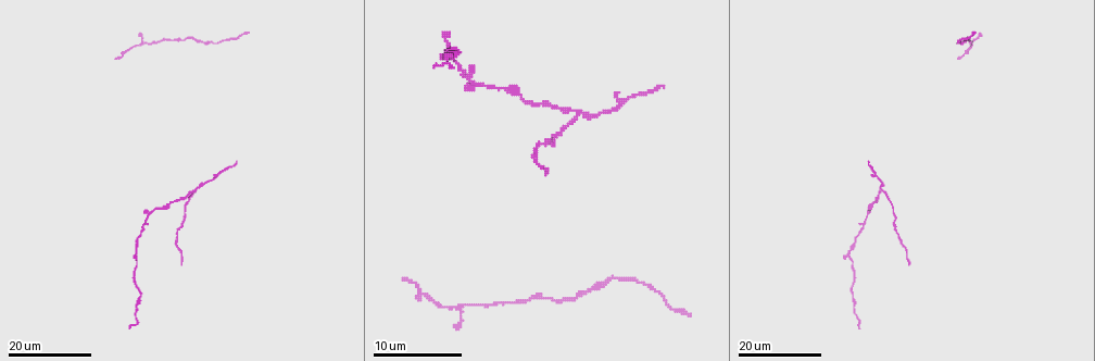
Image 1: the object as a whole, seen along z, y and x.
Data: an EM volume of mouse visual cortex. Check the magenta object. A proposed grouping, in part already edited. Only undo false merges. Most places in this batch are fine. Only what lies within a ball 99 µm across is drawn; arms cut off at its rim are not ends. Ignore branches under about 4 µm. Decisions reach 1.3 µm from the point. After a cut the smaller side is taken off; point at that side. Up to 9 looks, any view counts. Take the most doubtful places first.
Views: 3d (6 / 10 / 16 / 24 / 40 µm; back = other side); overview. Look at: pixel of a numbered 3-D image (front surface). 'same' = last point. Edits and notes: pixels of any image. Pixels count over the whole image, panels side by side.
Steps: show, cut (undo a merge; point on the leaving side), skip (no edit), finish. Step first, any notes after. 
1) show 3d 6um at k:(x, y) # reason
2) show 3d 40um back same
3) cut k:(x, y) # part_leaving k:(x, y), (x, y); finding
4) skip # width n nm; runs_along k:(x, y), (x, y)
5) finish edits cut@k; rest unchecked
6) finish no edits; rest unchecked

show 3d 16um at 1:(579, 112) # side arm on a straight run

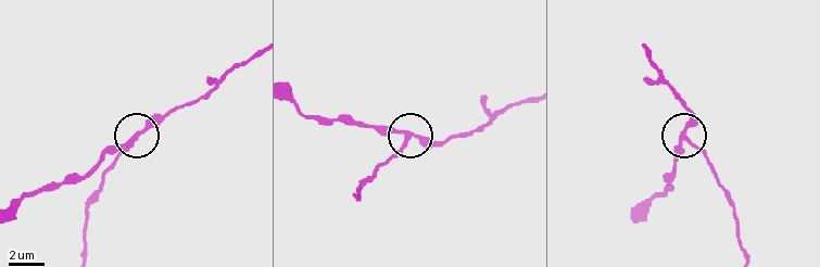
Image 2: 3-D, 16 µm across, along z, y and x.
show 3d 10um at 2:(405, 135)

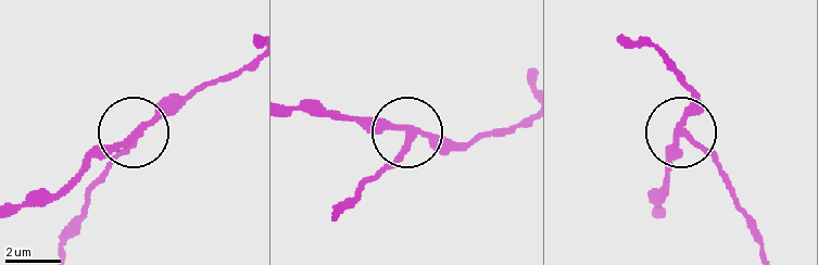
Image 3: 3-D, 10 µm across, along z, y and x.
show 3d 6um at 3:(682, 135) # zoom in

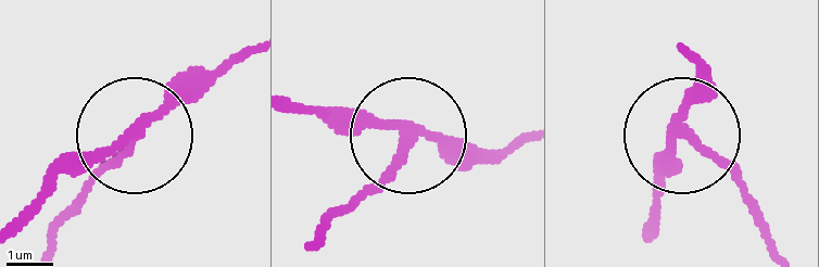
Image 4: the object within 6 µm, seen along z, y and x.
cut 4:(376, 186) # width 210 nm; part_leaving 4:(414, 140), (324, 226); a second neuron is stuck on

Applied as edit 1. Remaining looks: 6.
show overview

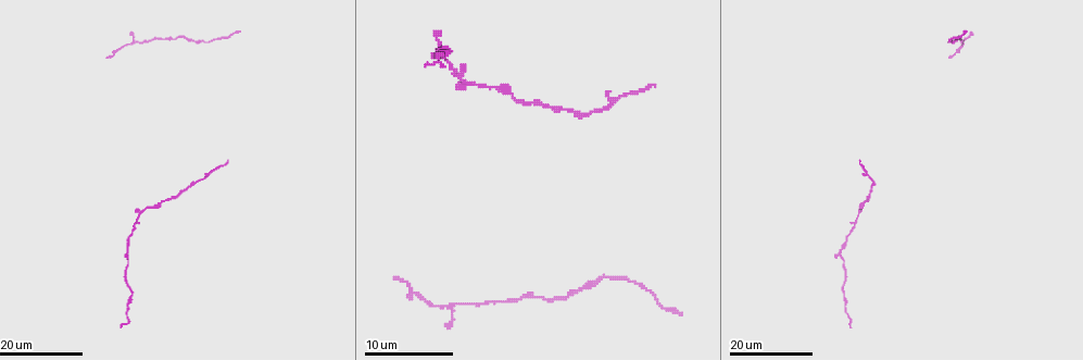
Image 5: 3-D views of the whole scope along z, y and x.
show 3d 16um at 5:(439, 46) # side arm on a straight run

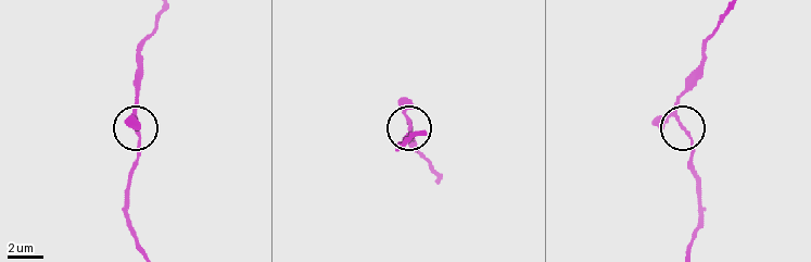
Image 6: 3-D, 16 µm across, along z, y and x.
show 3d 10um at 6:(410, 125) # closer look

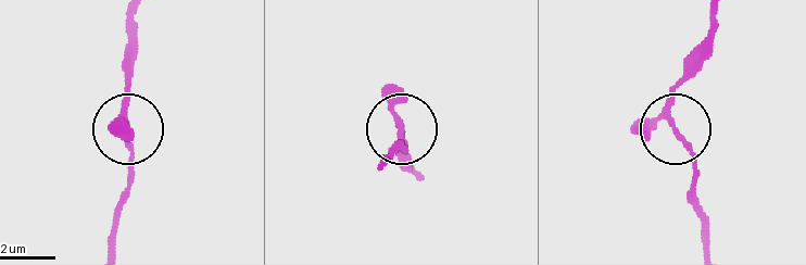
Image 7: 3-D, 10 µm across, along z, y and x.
skip # arms 3; runs_along 7:(138, 15), (124, 99), (130, 188); all the same neuron

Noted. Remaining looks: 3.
show 3d 16um at 5:(126, 306) # calibre changes

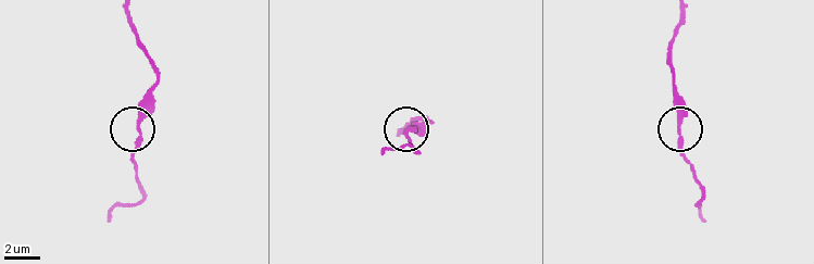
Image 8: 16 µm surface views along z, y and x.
show 3d 6um at 8:(681, 126)

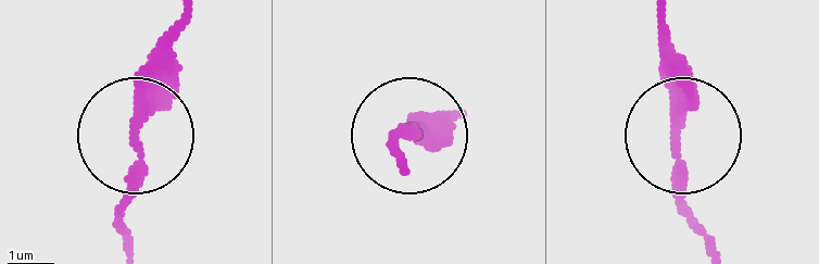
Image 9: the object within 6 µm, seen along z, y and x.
skip # runs_along 9:(181, 24), (138, 140), (126, 246); one neuron here

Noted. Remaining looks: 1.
finish edits cut@4; rest unchecked

